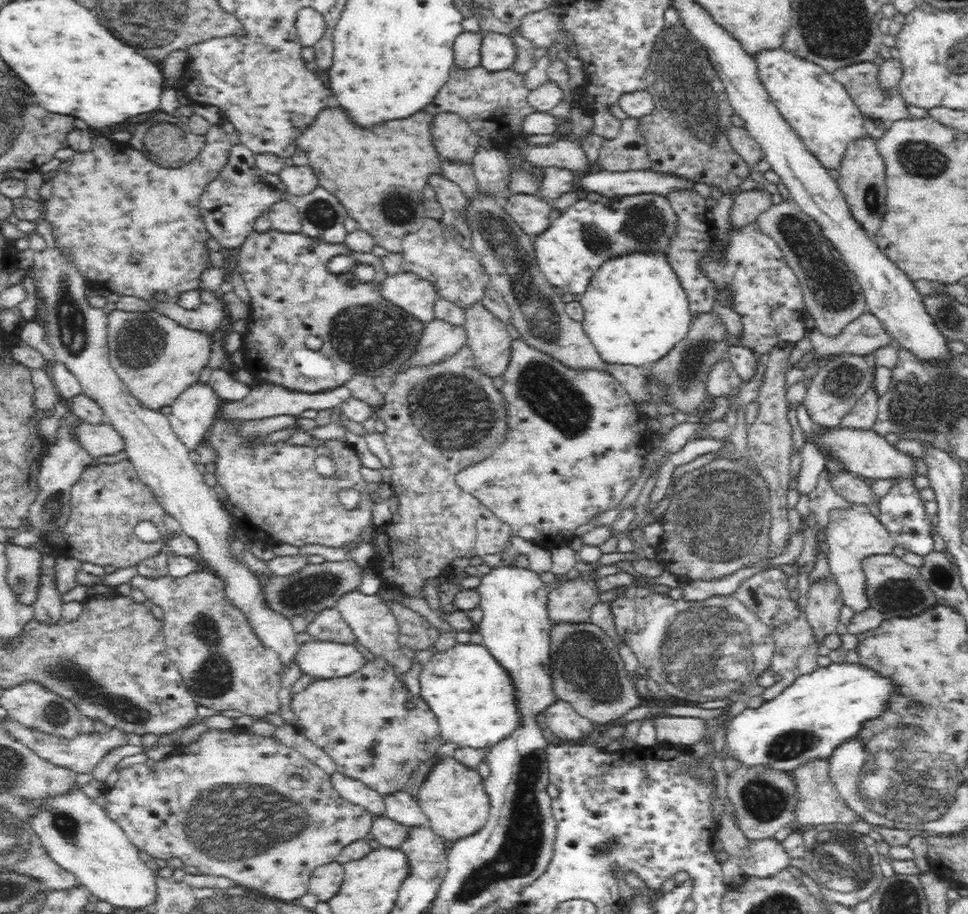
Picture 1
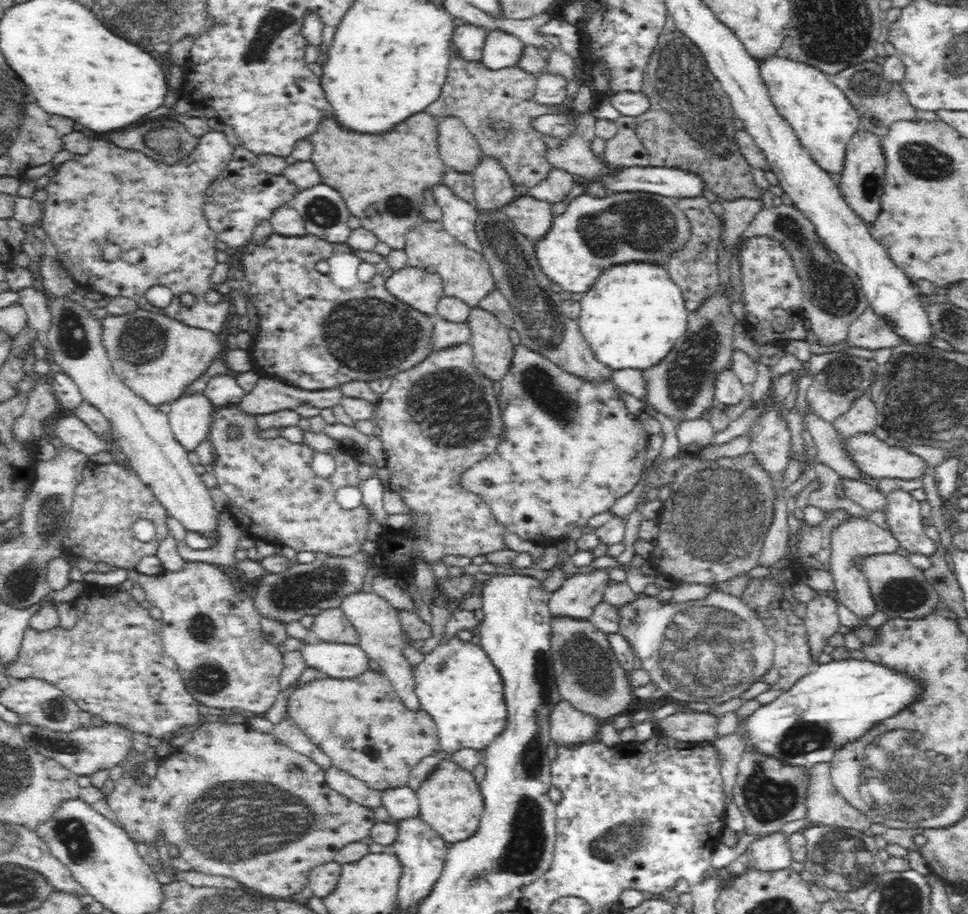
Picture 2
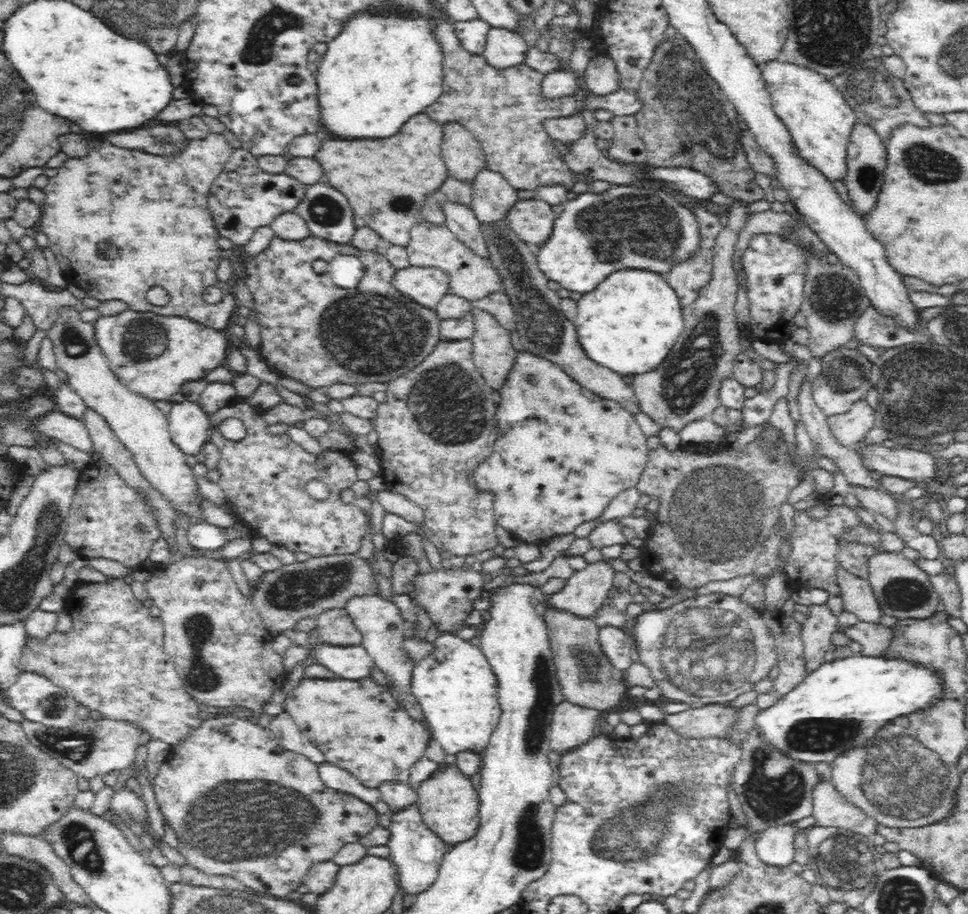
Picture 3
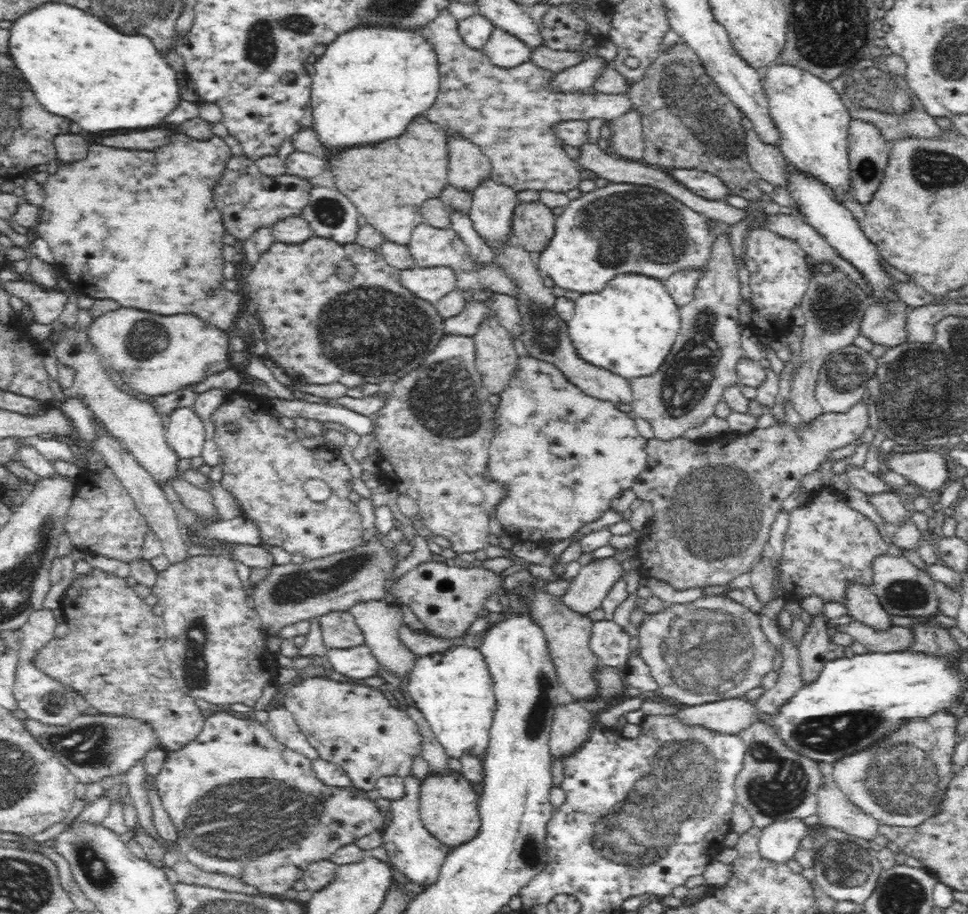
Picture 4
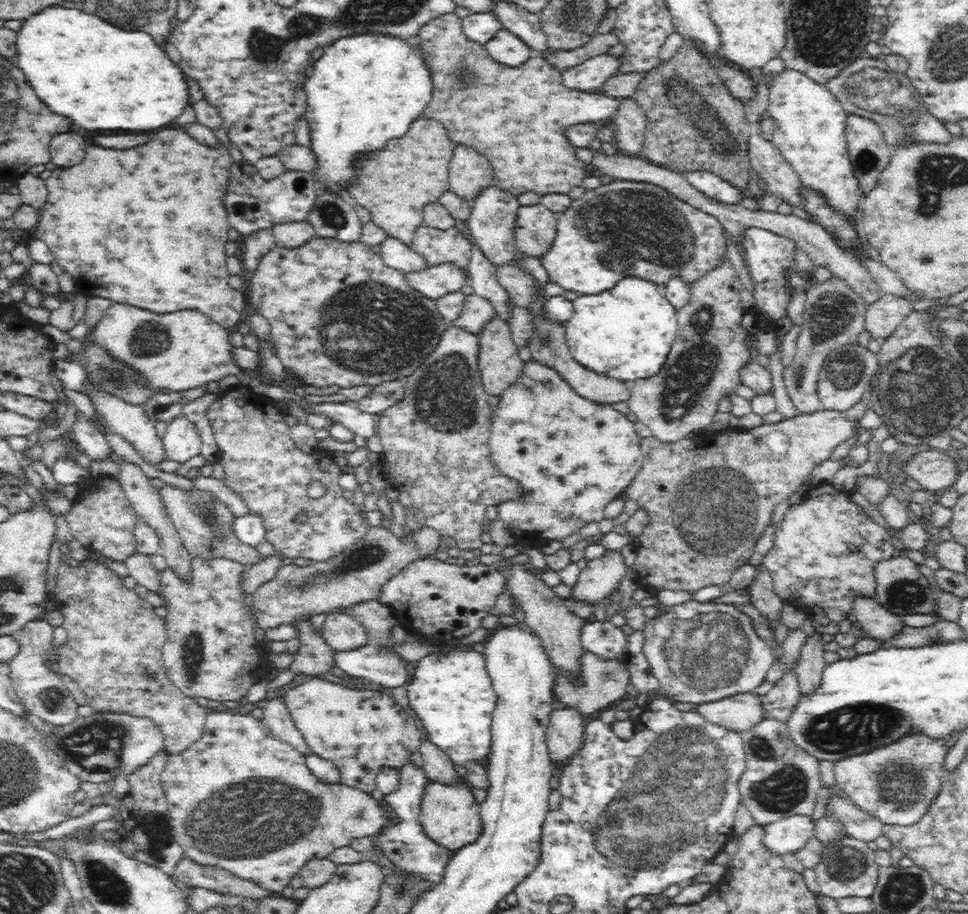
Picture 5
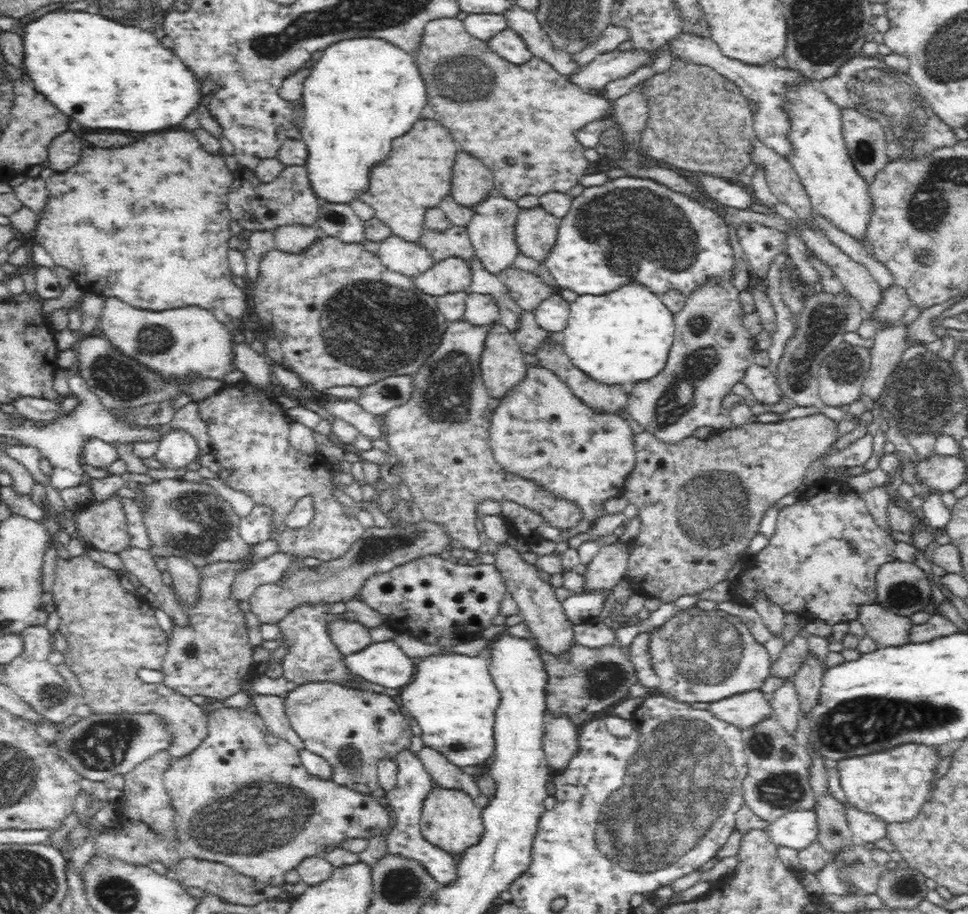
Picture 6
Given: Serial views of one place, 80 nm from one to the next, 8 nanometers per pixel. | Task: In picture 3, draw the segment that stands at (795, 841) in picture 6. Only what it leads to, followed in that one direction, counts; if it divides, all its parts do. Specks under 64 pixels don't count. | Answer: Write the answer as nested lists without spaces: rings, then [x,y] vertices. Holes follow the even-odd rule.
[[[794,823],[776,826],[760,833],[754,847],[757,858],[766,866],[782,868],[793,861],[794,835],[801,829]]]

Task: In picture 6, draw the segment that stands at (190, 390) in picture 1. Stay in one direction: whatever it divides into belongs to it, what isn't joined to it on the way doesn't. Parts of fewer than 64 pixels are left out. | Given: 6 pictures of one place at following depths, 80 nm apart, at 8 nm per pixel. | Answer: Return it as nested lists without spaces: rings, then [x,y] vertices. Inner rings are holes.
[[[176,427],[160,436],[154,457],[165,468],[185,468],[200,453],[194,435],[182,427]]]

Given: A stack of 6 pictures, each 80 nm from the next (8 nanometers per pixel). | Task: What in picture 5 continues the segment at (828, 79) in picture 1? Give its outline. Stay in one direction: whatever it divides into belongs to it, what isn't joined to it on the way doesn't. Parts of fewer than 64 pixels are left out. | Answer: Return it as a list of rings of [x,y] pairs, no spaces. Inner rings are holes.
[[[796,69],[768,75],[768,108],[766,116],[773,123],[770,140],[797,173],[804,187],[824,193],[835,209],[854,218],[862,203],[858,181],[854,177],[846,140],[848,113],[844,105],[825,86]]]

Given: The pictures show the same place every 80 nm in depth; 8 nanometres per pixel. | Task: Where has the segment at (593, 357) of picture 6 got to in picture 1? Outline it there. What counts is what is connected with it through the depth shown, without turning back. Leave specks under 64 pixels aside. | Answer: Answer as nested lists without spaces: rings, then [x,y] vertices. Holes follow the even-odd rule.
[[[660,251],[611,256],[596,269],[579,302],[585,311],[584,331],[606,363],[649,367],[688,336],[694,318],[677,272]]]

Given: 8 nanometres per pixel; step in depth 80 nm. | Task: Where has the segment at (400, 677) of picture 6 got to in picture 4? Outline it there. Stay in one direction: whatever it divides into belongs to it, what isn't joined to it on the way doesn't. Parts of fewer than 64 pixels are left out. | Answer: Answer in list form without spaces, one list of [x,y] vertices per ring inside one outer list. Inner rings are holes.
[[[365,645],[346,649],[328,648],[325,656],[328,658],[332,670],[346,678],[362,681],[363,678],[380,676],[384,682],[392,684],[395,688],[400,686],[401,680],[383,672],[379,668],[378,661]]]

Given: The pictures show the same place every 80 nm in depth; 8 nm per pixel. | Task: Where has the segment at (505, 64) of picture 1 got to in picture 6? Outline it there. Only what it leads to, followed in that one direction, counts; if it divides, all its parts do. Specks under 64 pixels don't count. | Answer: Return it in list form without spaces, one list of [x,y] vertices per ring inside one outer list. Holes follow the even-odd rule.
[[[506,29],[498,32],[488,41],[488,47],[494,55],[512,65],[525,64],[533,58],[532,52],[526,47],[516,32]]]

